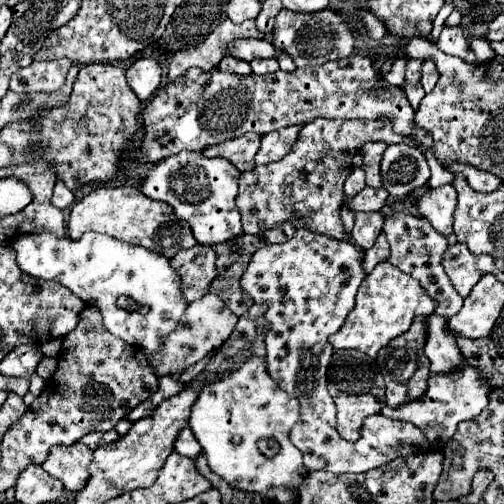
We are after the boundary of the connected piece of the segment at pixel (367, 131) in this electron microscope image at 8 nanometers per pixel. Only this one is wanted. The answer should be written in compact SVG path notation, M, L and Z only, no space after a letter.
M316 119L316 121L310 121L308 125L304 125L304 127L300 129L300 135L298 135L298 139L296 139L296 145L292 147L292 151L290 151L284 159L280 159L280 161L276 161L276 163L260 165L260 167L252 169L250 173L242 173L242 175L240 175L240 179L238 179L240 193L238 193L238 197L236 197L236 207L238 207L240 215L242 215L242 227L244 227L244 233L256 233L256 235L258 235L258 233L264 233L264 231L268 231L268 229L280 225L280 223L290 223L294 229L308 229L308 231L312 231L312 233L328 235L328 237L338 239L338 241L352 241L352 245L356 245L354 239L350 237L350 233L346 233L344 223L342 223L342 219L340 219L340 207L342 207L342 203L344 203L344 201L342 201L342 199L344 199L342 185L344 185L346 177L352 173L352 157L362 149L362 145L366 145L366 143L370 143L370 141L386 141L388 145L394 145L394 143L406 143L406 145L418 147L416 141L414 141L412 137L406 137L406 135L396 133L396 131L392 129L392 121L390 121L390 119L376 119L376 121L340 121L340 119L336 119L336 121L328 121L328 119Z

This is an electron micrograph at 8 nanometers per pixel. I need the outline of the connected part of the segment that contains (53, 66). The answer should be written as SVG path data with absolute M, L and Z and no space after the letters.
M32 61L32 65L18 69L10 79L10 91L32 93L32 91L56 91L64 85L66 73L72 61Z

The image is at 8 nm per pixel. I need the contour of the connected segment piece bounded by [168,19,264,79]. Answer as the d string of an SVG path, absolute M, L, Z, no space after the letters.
M226 19L226 21L222 21L222 23L218 25L218 29L214 29L214 31L206 37L206 41L204 41L202 45L178 51L178 53L174 55L174 59L172 59L172 63L170 63L168 77L174 79L176 75L188 71L190 67L200 67L200 69L204 69L204 71L216 69L218 63L220 63L220 59L228 55L228 53L224 53L226 45L228 45L230 41L238 39L238 37L244 37L244 39L248 39L248 37L252 37L252 39L262 39L264 33L258 31L254 19L244 21L244 23L240 23L240 25L236 25L236 23L232 23L230 19Z

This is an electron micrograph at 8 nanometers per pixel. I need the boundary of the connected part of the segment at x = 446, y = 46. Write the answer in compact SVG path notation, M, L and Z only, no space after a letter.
M444 27L442 35L438 39L438 47L442 49L442 52L459 57L467 63L475 62L475 55L460 27Z

